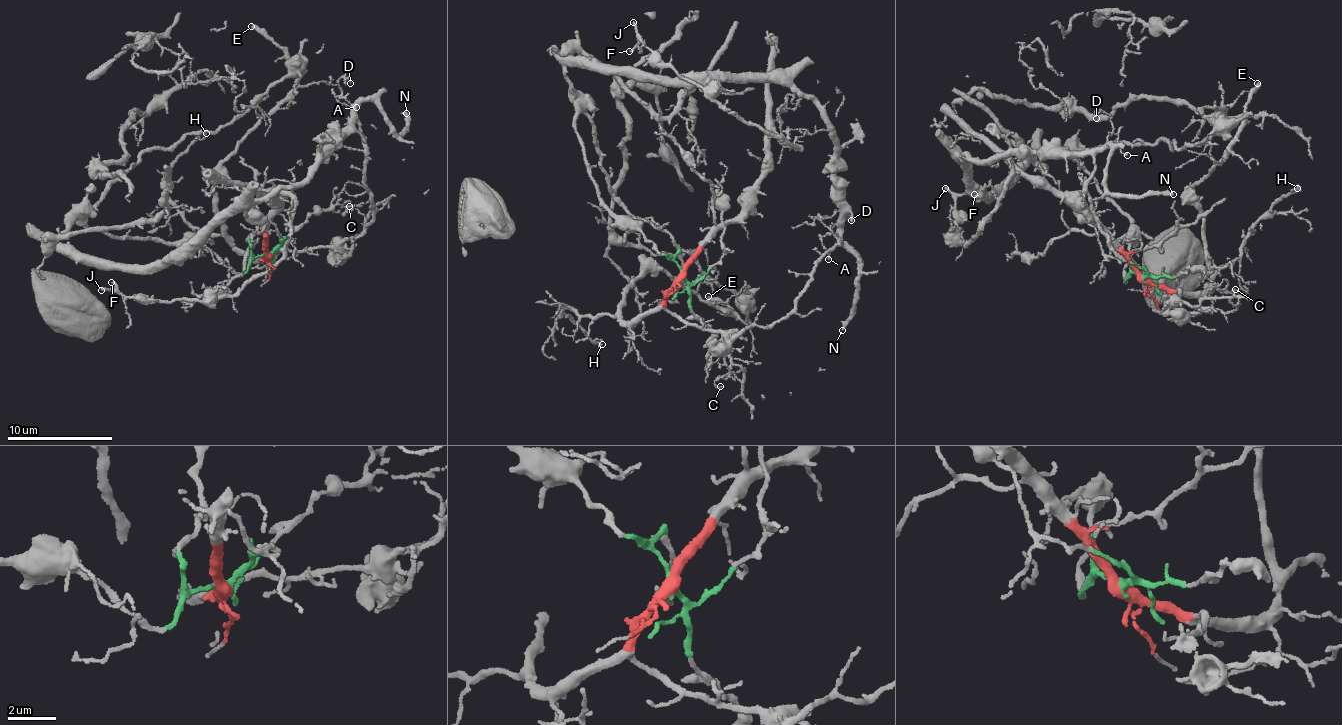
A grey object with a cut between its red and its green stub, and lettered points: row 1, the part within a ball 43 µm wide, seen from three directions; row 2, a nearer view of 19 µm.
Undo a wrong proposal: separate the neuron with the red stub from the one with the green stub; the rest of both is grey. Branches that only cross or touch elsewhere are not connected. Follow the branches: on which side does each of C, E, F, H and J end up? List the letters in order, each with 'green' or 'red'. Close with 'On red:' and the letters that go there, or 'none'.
C: red
E: red
F: red
H: red
J: red
On red: C, E, F, H, J

